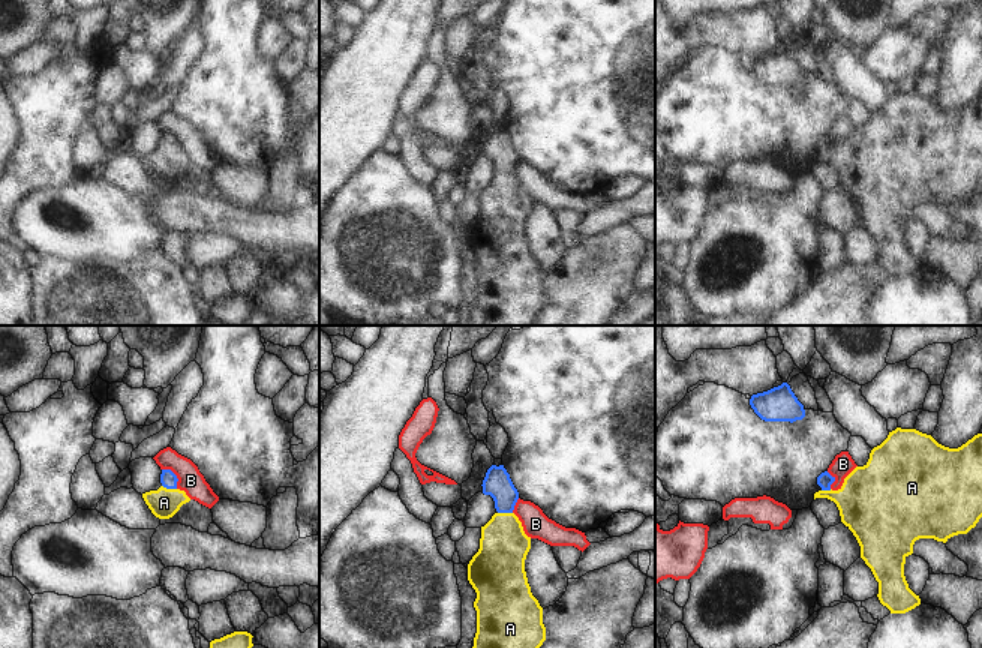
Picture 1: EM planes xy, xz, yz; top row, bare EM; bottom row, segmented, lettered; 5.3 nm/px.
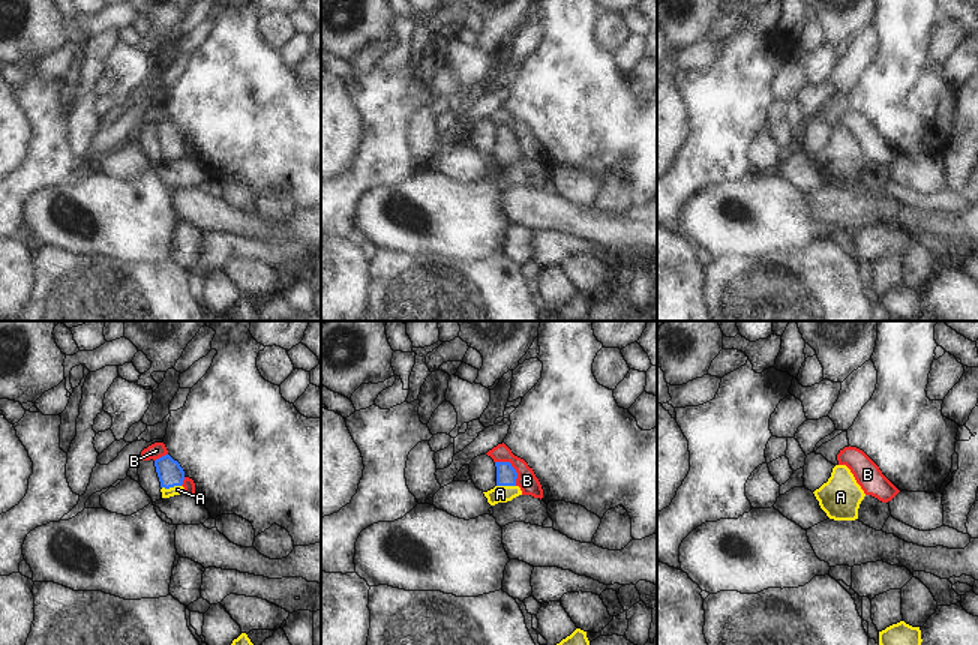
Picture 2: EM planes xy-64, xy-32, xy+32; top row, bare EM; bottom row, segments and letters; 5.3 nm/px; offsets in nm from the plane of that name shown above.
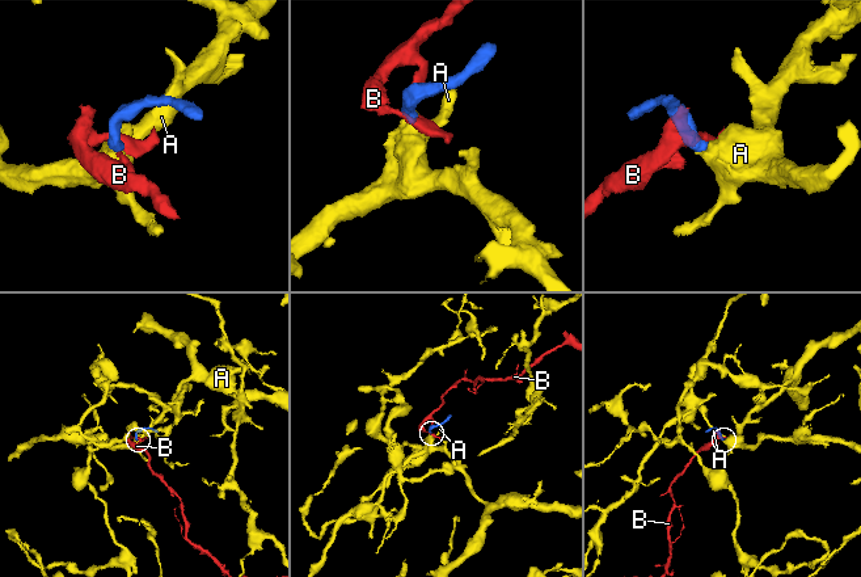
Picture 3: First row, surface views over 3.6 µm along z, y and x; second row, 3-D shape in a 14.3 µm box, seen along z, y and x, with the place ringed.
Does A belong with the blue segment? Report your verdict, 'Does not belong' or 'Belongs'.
Belongs

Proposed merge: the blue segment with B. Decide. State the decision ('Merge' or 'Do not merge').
Do not merge

